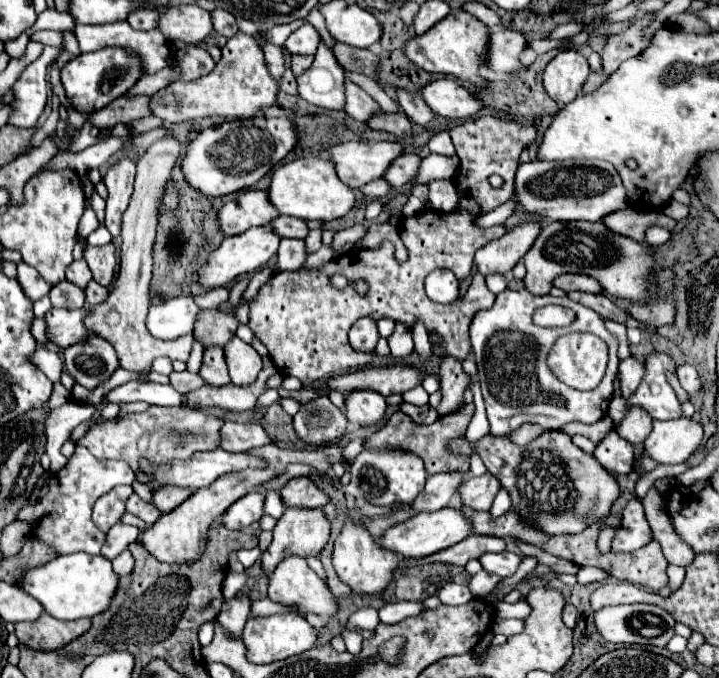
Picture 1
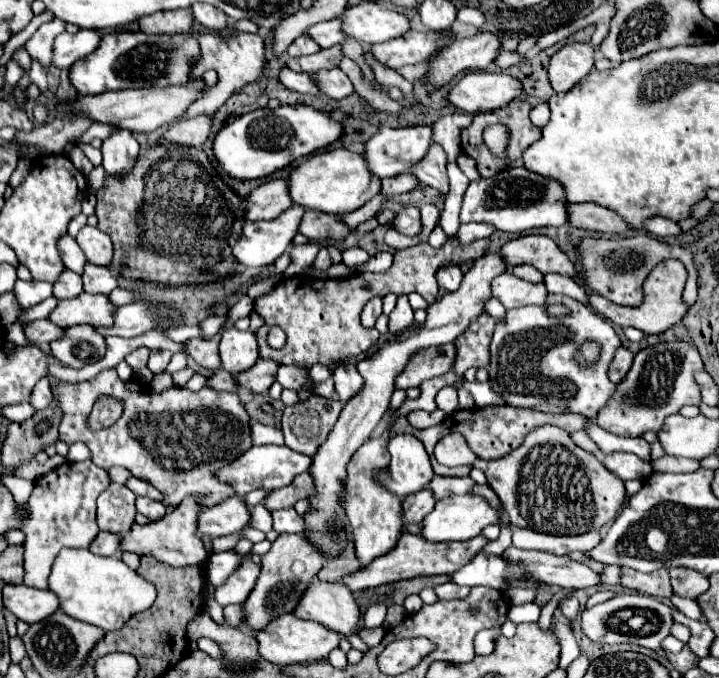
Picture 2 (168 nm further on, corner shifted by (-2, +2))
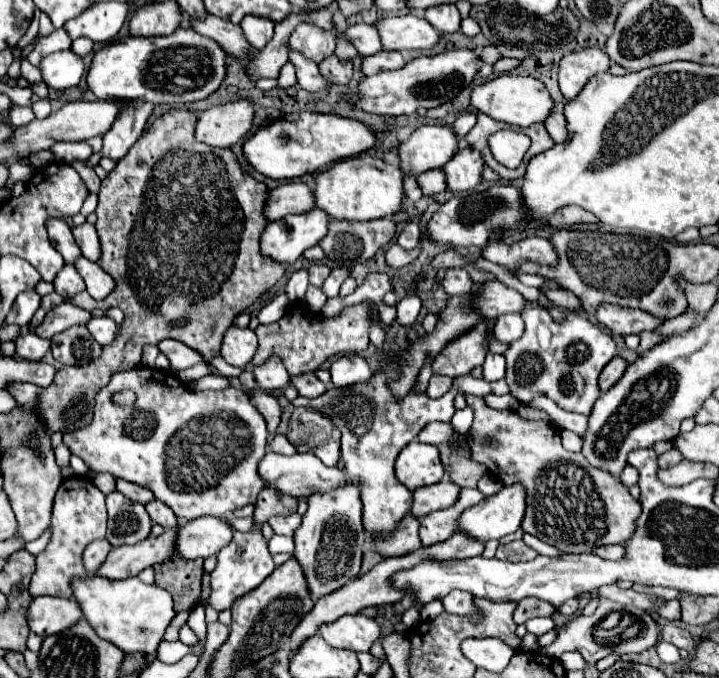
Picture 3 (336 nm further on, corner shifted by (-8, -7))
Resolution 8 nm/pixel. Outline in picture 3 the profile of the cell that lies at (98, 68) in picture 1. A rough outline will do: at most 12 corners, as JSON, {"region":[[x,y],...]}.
{"region":[[192,29],[106,43],[98,99],[182,105],[226,77],[226,53]]}

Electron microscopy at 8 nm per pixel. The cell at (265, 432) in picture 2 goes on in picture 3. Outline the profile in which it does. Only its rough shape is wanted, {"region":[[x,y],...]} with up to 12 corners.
{"region":[[284,435],[270,437],[270,451],[294,455],[296,447]]}

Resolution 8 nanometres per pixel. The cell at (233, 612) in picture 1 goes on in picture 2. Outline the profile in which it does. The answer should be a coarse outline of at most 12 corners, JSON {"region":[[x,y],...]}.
{"region":[[240,554],[240,566],[216,588],[220,606],[244,604],[260,562]]}

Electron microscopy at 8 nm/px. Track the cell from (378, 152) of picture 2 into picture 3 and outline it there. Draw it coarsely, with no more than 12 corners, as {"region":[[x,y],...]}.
{"region":[[422,125],[400,141],[404,177],[438,169],[456,153],[446,125]]}

